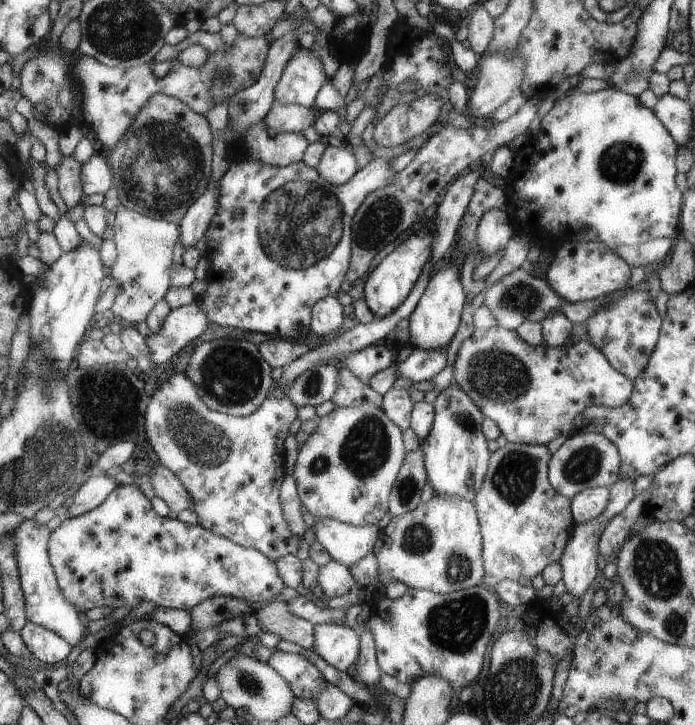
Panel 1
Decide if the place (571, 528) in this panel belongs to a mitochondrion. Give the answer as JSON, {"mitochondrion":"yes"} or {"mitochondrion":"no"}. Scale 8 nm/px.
{"mitochondrion":"no"}

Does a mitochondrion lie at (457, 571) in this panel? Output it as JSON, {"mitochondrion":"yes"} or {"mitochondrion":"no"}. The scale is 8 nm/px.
{"mitochondrion":"yes"}

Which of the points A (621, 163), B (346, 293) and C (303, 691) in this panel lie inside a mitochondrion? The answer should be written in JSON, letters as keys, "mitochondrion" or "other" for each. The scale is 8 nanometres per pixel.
{"A":"mitochondrion","B":"other","C":"other"}

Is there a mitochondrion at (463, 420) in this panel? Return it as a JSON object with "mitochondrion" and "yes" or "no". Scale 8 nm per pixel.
{"mitochondrion":"yes"}

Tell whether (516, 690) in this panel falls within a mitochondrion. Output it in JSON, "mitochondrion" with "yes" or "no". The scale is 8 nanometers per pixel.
{"mitochondrion":"yes"}

